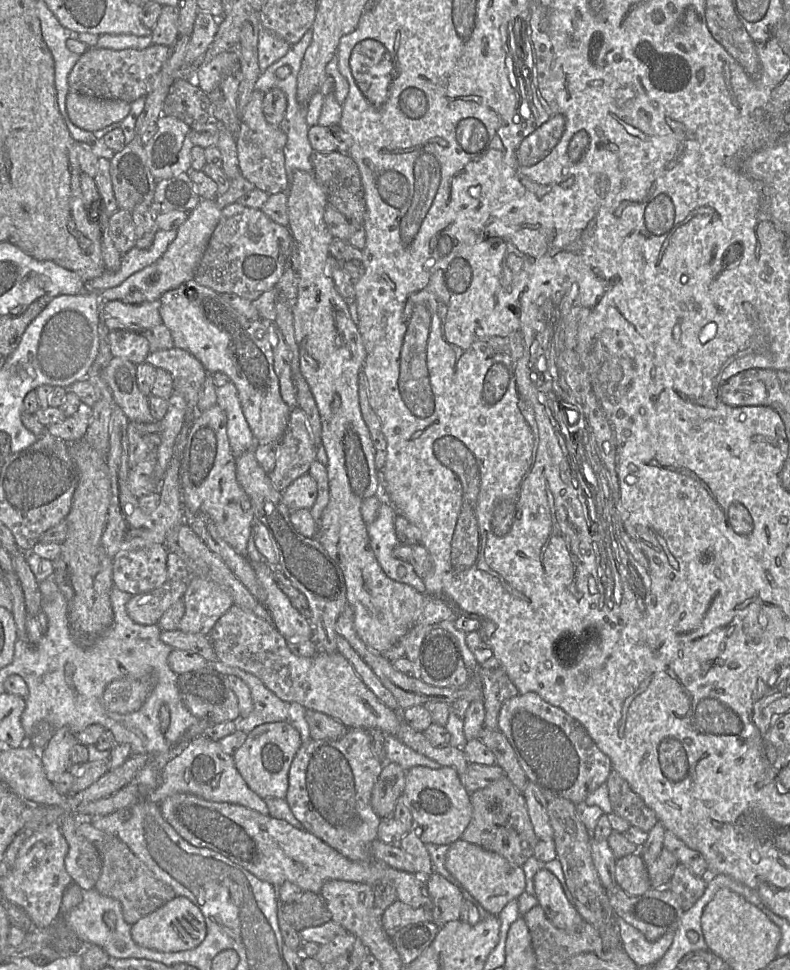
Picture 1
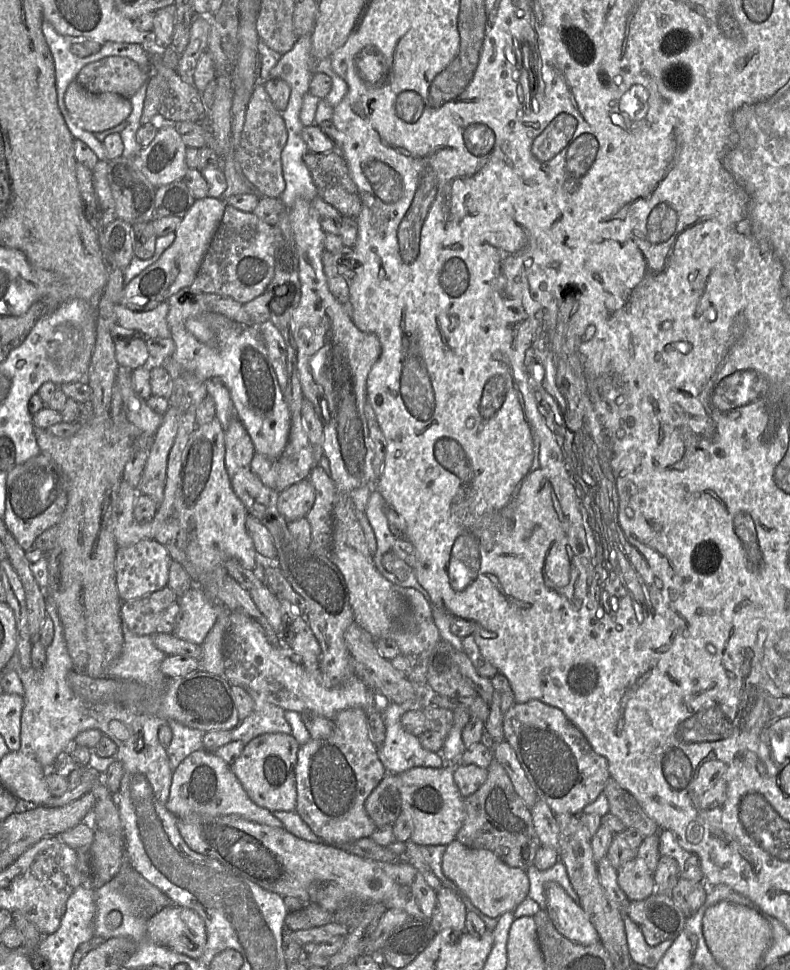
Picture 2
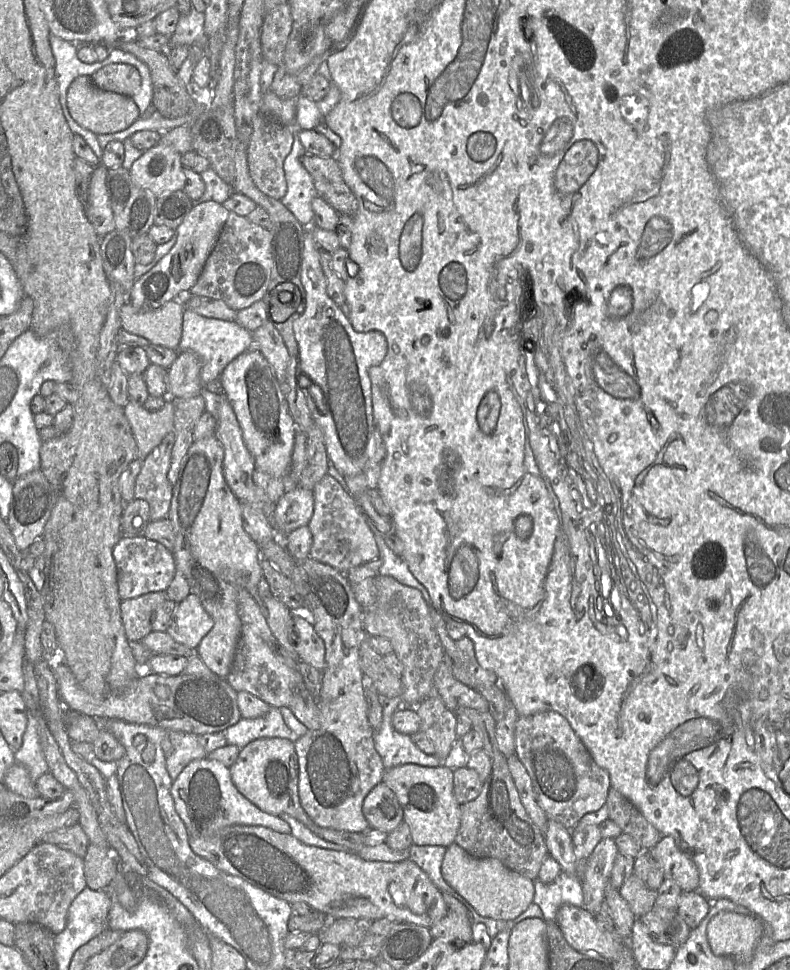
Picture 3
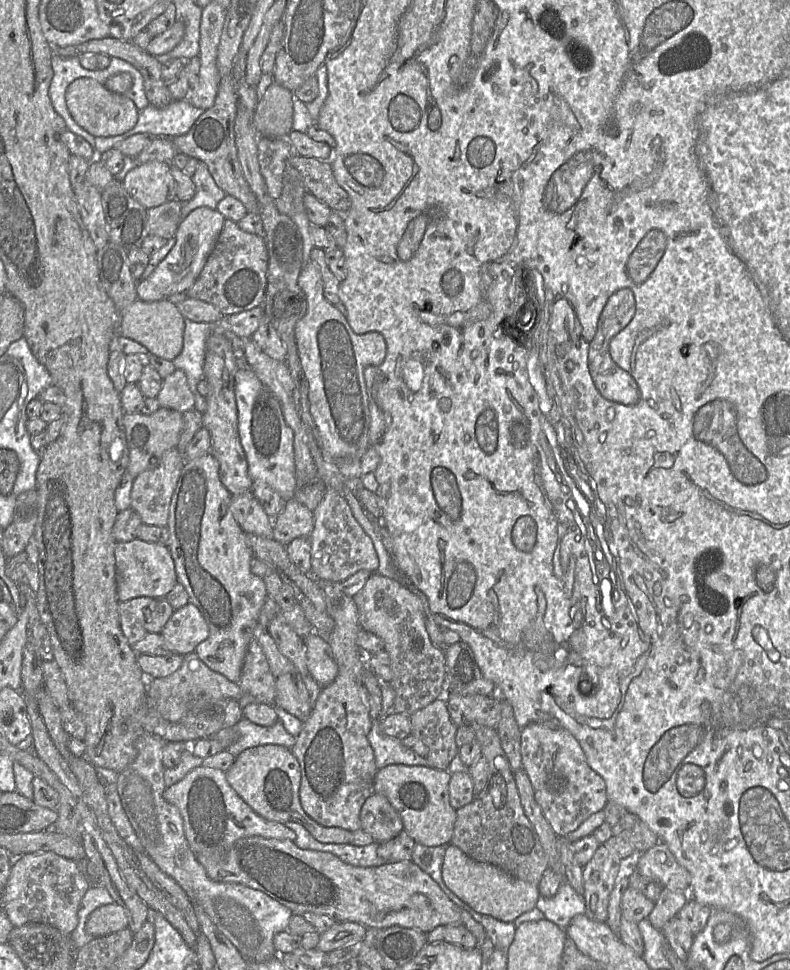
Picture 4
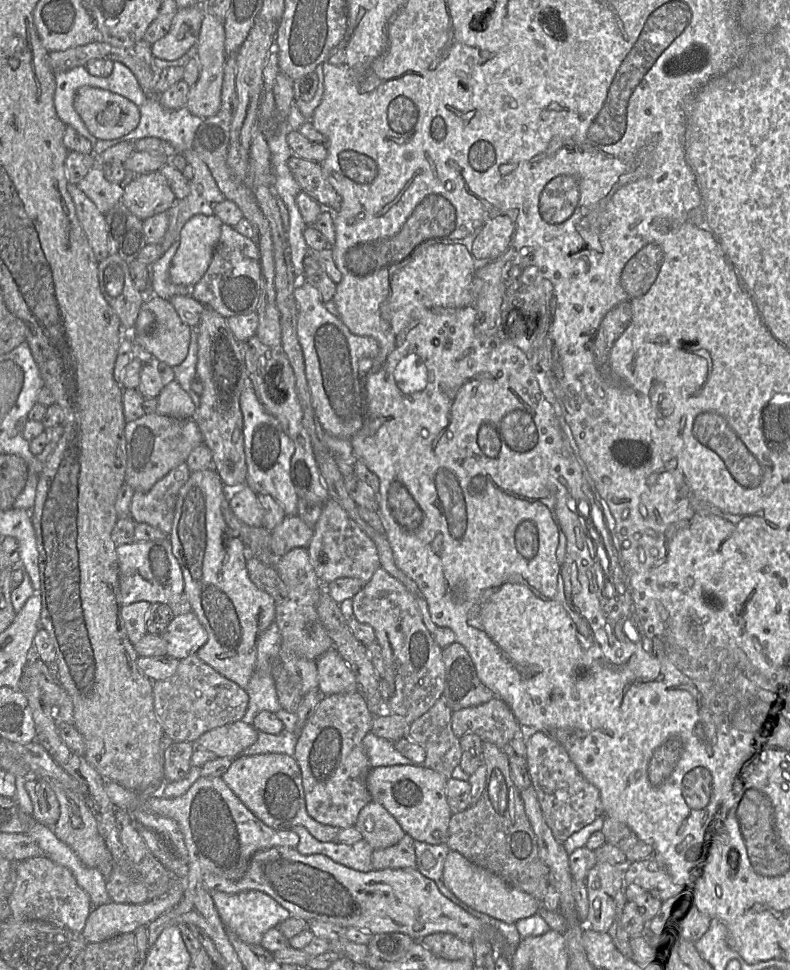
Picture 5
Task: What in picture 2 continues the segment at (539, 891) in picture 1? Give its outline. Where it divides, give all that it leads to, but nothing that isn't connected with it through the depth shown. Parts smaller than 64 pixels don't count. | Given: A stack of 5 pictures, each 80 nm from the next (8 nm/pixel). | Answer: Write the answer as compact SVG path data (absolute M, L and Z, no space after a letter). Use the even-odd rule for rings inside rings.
M558 883L546 884L546 896L546 912L563 936L582 945L600 942L599 934L588 915Z

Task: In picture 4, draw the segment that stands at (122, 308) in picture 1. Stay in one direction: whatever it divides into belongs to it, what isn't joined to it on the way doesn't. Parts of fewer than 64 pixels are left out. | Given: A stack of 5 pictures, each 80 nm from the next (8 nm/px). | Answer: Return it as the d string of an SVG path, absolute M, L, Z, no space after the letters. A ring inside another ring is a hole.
M137 299L121 312L119 335L132 339L160 358L173 361L182 351L185 318L176 304L164 299L146 302Z

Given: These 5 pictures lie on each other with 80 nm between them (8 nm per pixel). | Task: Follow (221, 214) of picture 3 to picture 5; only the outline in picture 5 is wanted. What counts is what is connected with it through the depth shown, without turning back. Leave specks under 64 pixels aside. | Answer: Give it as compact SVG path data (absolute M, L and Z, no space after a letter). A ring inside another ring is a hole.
M197 214L183 226L169 276L177 285L194 286L206 272L219 241L223 222L216 215Z

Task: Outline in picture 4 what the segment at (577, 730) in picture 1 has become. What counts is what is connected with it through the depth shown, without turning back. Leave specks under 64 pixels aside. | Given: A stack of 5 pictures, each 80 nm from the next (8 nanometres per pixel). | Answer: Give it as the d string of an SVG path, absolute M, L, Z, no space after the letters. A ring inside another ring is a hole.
M530 723L521 729L520 750L523 769L532 783L535 799L558 837L567 836L592 814L605 808L608 802L605 781L588 765L578 740L568 730Z

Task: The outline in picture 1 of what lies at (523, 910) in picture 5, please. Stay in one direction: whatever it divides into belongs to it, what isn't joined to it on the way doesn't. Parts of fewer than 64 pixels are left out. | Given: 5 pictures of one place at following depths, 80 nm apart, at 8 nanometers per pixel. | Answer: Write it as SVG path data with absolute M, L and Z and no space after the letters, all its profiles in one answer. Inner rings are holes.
M462 839L449 845L445 867L491 915L498 916L511 900L518 900L526 889L526 877L521 866Z

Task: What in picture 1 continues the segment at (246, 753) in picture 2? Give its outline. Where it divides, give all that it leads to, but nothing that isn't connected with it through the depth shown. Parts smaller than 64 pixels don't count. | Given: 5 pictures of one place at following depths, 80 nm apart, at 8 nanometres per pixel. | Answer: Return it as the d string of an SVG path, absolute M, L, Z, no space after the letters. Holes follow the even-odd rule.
M288 722L266 723L257 726L233 755L235 766L249 788L262 799L285 799L289 786L288 775L292 761L301 747L299 732Z

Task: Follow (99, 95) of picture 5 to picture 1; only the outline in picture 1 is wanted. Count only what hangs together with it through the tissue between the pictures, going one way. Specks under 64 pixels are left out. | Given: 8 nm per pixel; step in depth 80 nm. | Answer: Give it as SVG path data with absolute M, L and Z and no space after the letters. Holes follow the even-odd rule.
M71 91L67 94L66 110L71 122L85 131L95 132L121 121L131 105L119 99L101 99Z

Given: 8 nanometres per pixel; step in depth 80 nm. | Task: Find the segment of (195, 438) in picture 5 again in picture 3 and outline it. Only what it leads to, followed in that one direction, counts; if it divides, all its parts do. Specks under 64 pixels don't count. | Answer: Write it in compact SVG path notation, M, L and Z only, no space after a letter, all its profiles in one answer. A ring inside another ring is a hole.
M128 400L124 407L126 418L128 419L133 436L137 444L137 458L144 461L146 457L157 447L167 434L174 431L174 407L170 400L157 412L149 412L144 405L133 400Z

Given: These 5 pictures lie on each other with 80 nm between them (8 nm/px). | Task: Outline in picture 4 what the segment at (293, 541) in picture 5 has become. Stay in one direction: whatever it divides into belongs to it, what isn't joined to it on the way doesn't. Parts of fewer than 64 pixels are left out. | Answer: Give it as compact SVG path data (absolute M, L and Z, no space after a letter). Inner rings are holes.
M292 498L273 519L273 538L286 547L295 538L308 537L313 527L313 511Z

